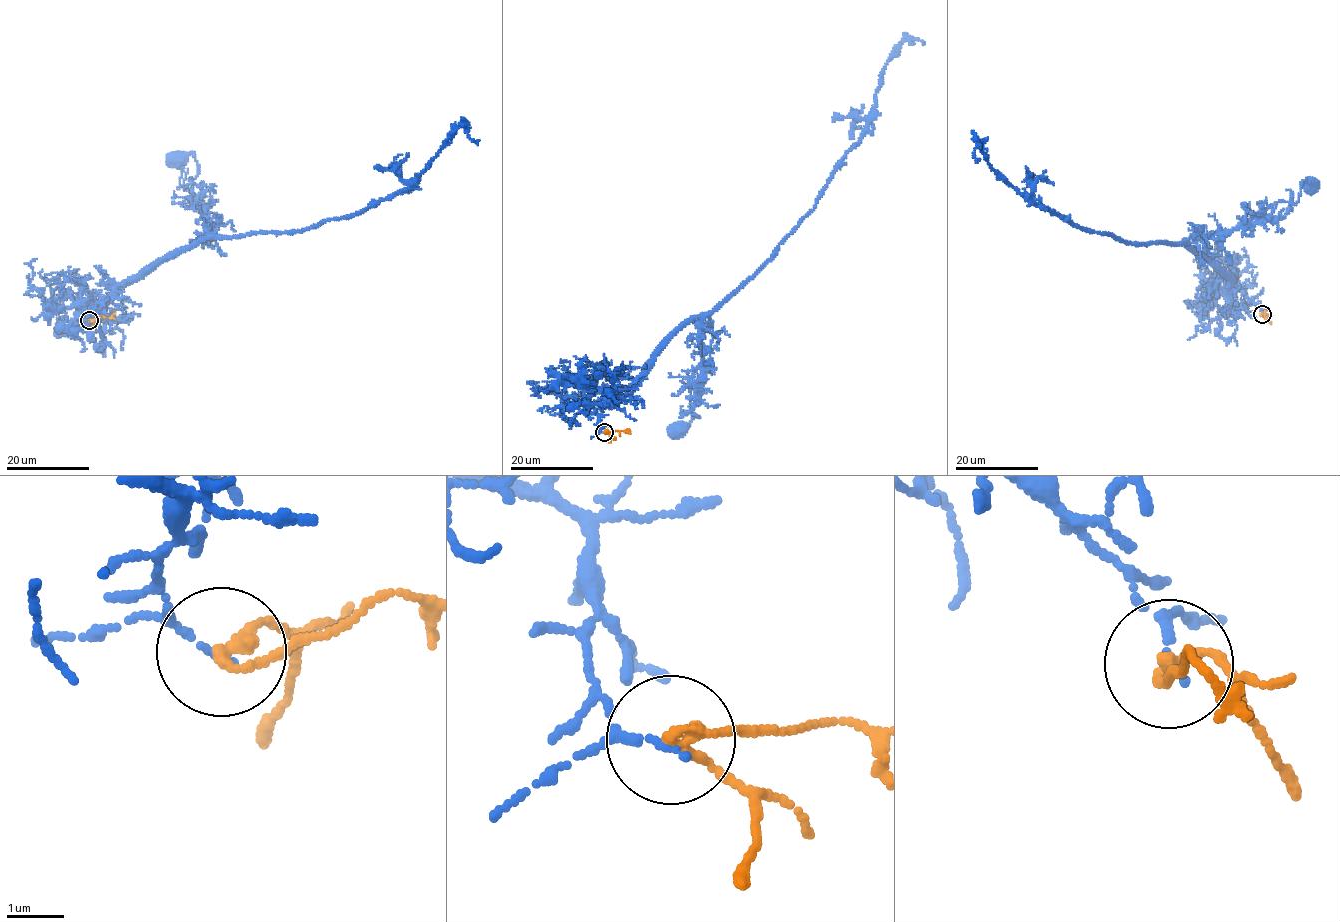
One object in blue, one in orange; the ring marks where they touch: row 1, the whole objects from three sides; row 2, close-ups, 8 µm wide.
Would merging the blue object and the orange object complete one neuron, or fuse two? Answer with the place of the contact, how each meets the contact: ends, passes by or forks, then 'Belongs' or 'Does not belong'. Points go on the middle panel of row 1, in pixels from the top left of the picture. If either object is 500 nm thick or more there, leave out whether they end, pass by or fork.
Place: (604, 432). At the ring blue passes by. At the ring orange passes by. Does not belong

